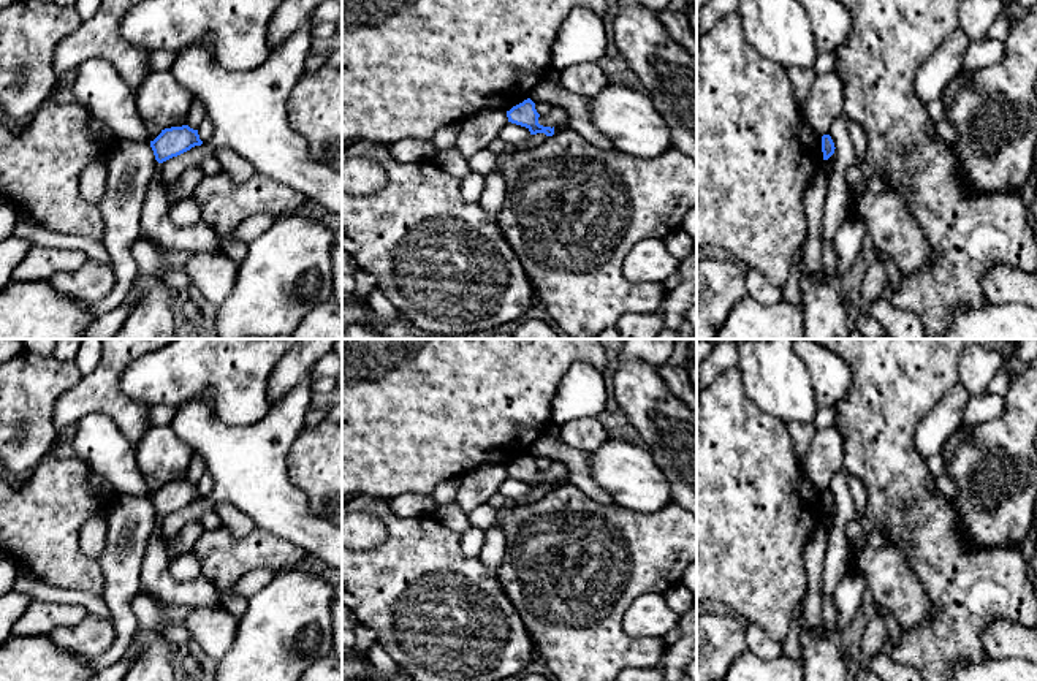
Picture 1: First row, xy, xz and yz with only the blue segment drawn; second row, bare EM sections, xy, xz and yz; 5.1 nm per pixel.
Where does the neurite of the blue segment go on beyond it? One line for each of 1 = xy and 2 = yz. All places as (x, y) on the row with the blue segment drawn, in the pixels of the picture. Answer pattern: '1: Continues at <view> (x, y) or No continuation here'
1: No continuation here
2: No continuation here

